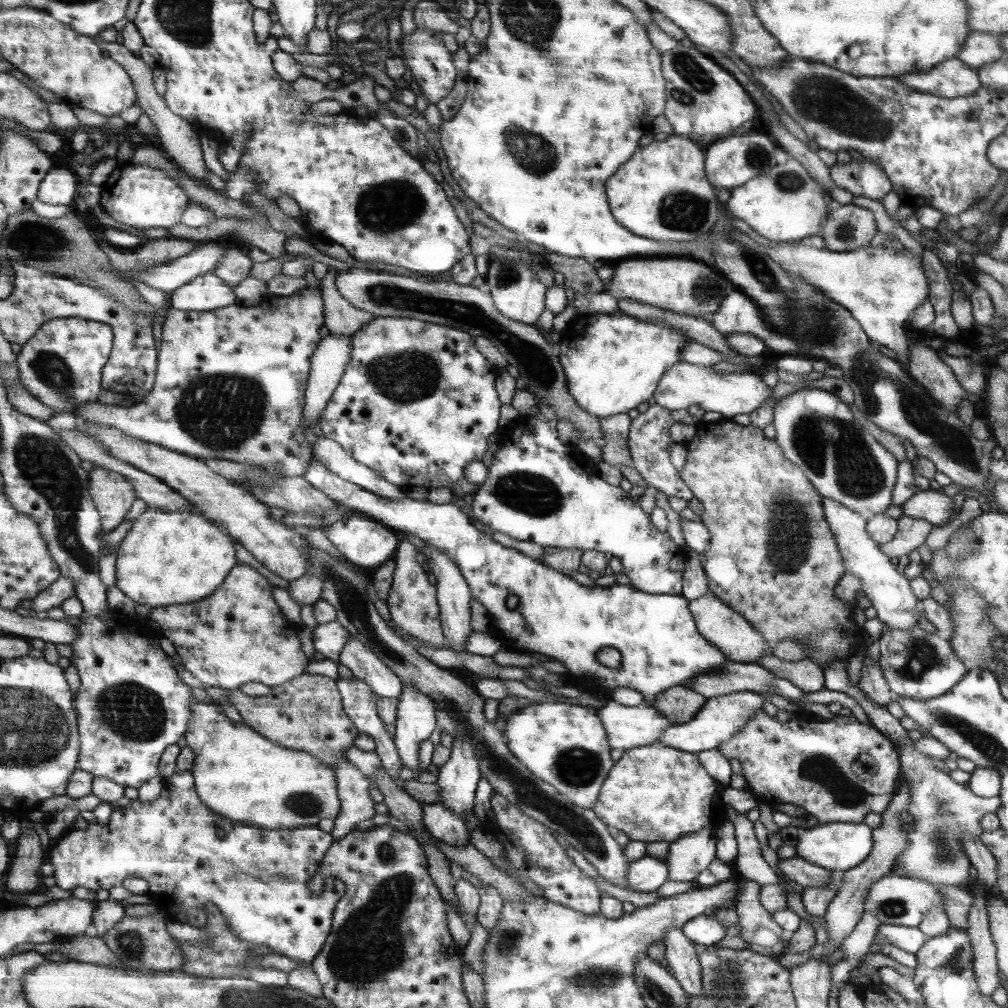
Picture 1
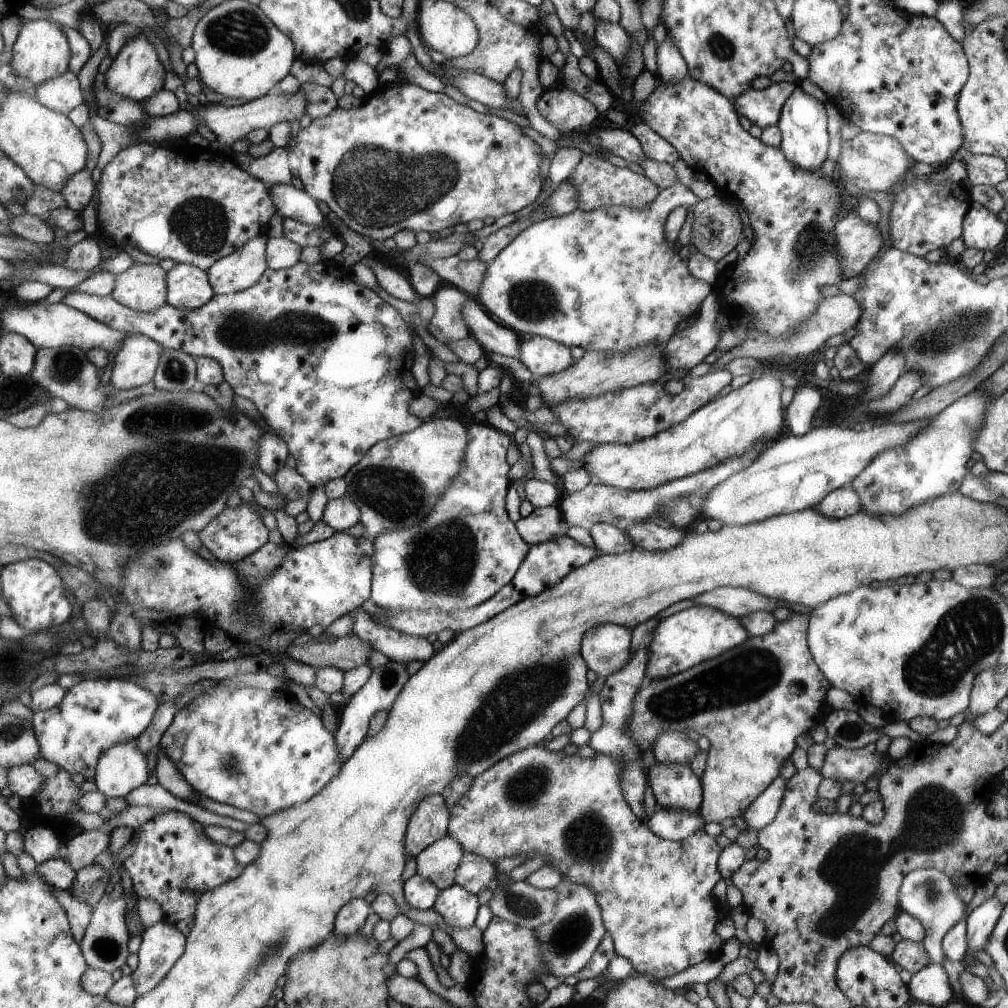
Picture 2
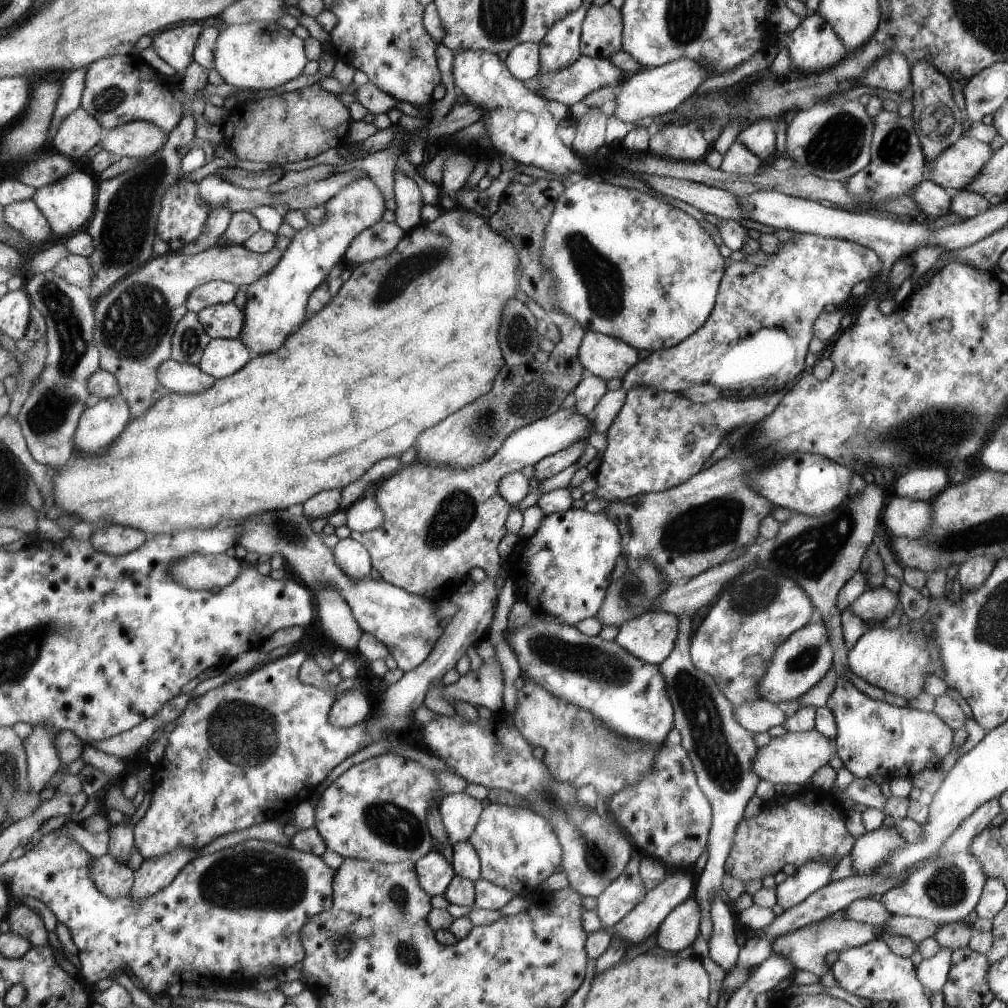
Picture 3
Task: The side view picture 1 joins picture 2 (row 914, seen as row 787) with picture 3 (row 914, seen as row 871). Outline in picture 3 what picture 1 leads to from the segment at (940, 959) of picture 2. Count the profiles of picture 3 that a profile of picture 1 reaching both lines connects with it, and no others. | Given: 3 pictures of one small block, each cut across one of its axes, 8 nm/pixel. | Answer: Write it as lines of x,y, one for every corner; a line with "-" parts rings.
965,851
923,864
919,870
907,876
905,882
877,896
877,899
893,915
925,918
939,925
957,923
975,908
985,880
986,876
975,856

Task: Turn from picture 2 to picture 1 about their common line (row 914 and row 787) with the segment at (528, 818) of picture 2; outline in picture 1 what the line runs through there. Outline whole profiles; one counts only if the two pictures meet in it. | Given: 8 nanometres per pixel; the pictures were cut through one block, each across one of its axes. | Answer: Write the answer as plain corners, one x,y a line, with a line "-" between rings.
653,742
653,744
647,744
647,746
635,747
629,750
623,751
621,757
612,764
611,770
608,772
607,778
603,782
603,786
600,788
598,799
596,804
592,808
592,811
599,817
601,822
604,822
617,830
626,834
629,840
639,842
657,842
663,840
663,842
671,842
680,839
682,836
697,832
702,828
717,826
720,822
726,820
726,809
723,807
722,800
720,799
720,791
722,787
715,782
706,770
697,762
696,753
681,752
680,749
671,748
662,743

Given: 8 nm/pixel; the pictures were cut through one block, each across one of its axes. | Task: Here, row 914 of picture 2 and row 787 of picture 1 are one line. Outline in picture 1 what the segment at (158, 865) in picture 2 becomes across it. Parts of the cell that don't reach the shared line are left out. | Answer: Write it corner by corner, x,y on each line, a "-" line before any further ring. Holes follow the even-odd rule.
190,770
185,772
174,772
171,776
164,777
162,779
162,791
159,794
159,798
156,798
153,802
139,802
138,799
131,800
131,805
127,807
114,808
111,816
106,825
100,825
93,821
86,829
74,829
59,841
55,842
52,846
47,847
47,862
54,866
54,878
57,880
57,885
63,890
73,890
74,888
89,888
89,890
107,890
110,891
117,884
124,882
128,876
139,877
146,880
148,902
155,905
158,910
164,912
166,918
182,922
197,928
202,928
206,924
208,917
203,914
202,904
204,902
211,902
213,906
216,906
222,916
224,916
224,922
228,924
228,928
232,929
233,935
241,942
247,942
248,946
254,946
259,944
269,948
274,954
288,957
291,960
295,960
297,963
311,964
312,960
316,958
317,952
320,952
324,946
324,942
328,939
328,936
332,932
332,914
336,908
336,904
340,898
344,895
345,885
341,880
337,880
337,877
326,876
322,891
319,894
315,894
308,889
308,880
312,877
312,874
319,867
320,860
324,852
333,843
333,837
330,833
326,833
324,830
315,827
299,827
289,829
281,829
278,831
271,831
269,829
261,829
253,825
239,824
237,821
229,820
216,812
213,812
208,805
203,804
194,789
193,777
-
221,828
224,832
224,837
219,839
215,835
215,830

